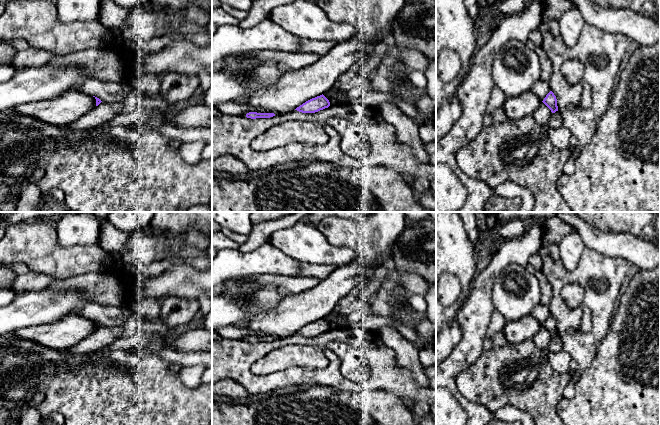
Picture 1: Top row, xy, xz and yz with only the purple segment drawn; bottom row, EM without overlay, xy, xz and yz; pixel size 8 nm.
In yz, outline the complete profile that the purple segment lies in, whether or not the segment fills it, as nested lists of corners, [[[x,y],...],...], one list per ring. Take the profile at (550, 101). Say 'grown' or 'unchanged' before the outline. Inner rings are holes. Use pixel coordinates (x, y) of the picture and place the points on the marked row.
unchanged | [[[552,91],[546,95],[542,102],[551,110],[552,113],[558,111],[557,99]]]

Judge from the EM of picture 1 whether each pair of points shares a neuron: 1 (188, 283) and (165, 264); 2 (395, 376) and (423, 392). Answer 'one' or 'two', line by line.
1: two
2: one

